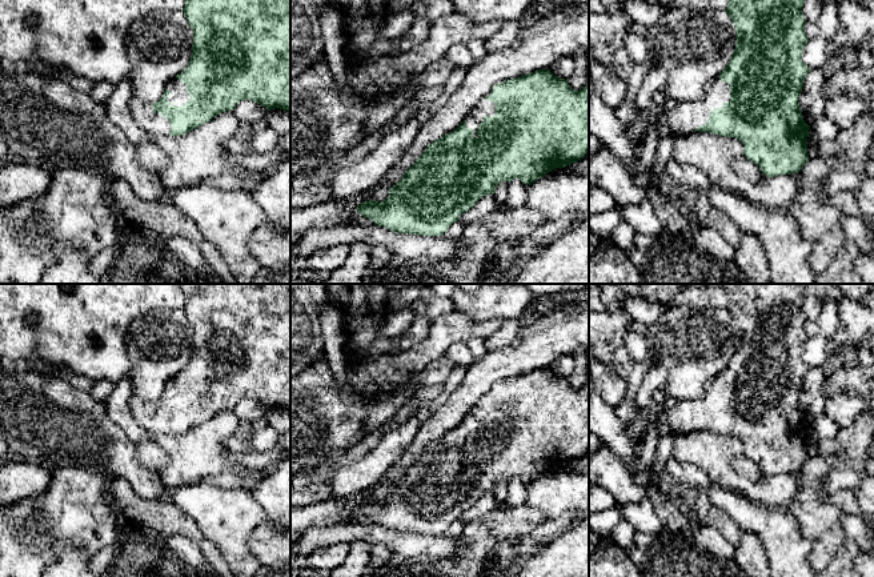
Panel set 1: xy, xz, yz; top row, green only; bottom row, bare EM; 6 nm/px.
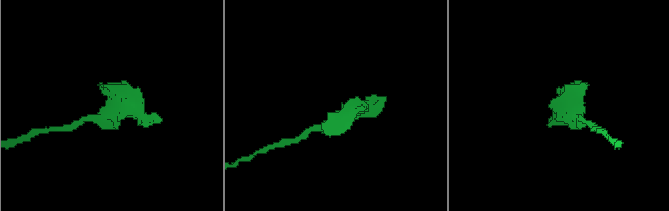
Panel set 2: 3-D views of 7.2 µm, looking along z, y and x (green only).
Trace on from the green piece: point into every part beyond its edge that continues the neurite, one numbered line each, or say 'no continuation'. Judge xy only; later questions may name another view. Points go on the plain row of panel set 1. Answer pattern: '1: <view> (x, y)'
1: xy (179, 395)

